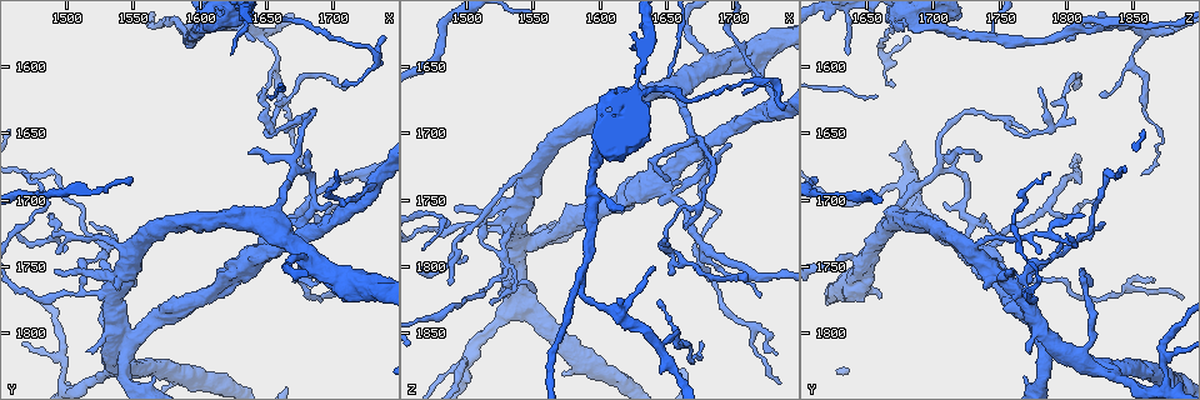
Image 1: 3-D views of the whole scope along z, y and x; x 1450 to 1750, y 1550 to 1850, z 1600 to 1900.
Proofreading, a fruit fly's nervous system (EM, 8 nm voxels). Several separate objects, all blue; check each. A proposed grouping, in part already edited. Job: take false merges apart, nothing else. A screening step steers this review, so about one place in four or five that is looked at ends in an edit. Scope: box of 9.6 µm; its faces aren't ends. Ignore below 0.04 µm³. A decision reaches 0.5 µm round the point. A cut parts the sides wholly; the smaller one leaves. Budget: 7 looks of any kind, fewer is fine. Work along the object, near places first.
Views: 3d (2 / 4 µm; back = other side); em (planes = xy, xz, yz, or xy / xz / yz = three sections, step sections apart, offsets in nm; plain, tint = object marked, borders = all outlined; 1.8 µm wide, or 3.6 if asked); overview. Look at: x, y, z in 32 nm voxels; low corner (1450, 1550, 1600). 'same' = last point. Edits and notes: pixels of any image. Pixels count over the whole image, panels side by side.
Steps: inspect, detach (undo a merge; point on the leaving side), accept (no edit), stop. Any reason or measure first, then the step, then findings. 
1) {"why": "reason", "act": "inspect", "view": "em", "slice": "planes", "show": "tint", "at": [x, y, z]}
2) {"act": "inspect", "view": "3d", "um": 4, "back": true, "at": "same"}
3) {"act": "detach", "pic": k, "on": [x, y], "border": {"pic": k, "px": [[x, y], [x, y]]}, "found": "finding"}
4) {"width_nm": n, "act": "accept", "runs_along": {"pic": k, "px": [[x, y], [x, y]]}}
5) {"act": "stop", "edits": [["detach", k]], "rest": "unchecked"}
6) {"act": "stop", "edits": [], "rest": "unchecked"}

{"why": "three-way junction", "act": "inspect", "view": "em", "slice": "xy", "step": 4, "show": "tint", "at": [1588, 1570, 1810]}

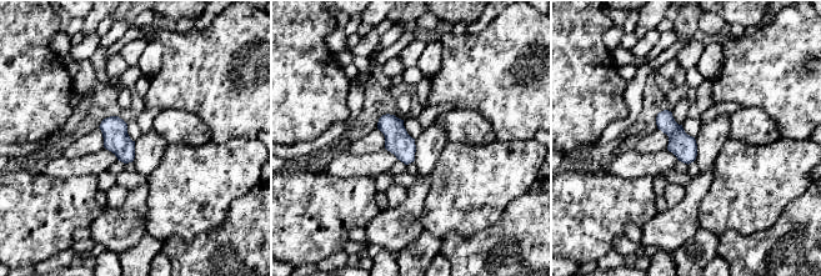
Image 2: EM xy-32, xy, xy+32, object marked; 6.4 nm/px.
{"why": "another direction", "act": "inspect", "view": "em", "slice": "xz", "step": 16, "show": "borders", "at": "same"}

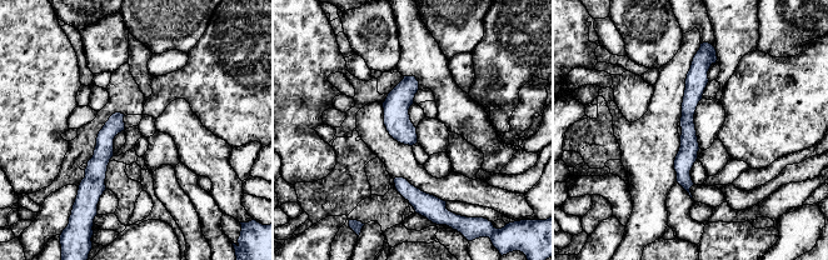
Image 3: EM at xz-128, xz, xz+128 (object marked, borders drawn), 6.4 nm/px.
{"width_nm": 80, "act": "accept", "runs_along": {"pic": 3, "px": [[697, 58], [687, 186]]}, "found": "one neuron here"}

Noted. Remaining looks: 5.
{"why": "closes a loop", "act": "inspect", "view": "em", "slice": "xy", "step": 8, "show": "tint", "at": [1666, 1686, 1696]}

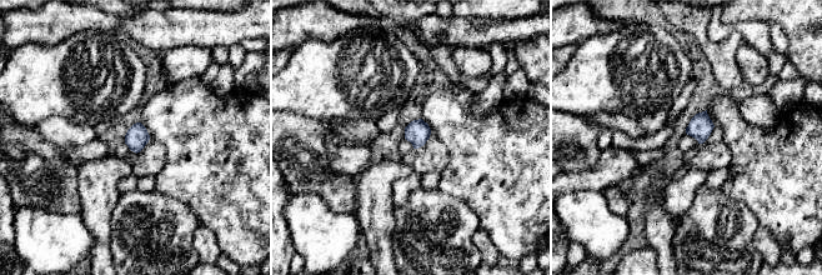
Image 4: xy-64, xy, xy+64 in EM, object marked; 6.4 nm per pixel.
{"act": "inspect", "view": "em", "slice": "planes", "show": "tint", "at": "same"}

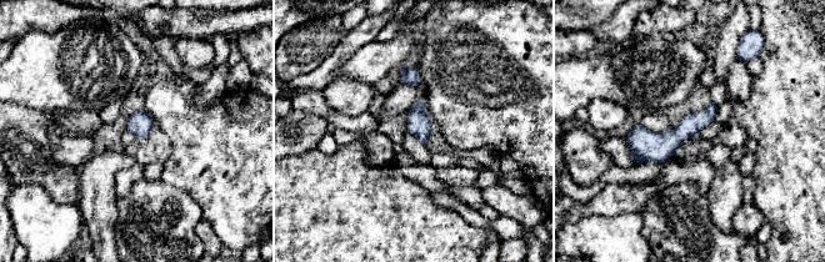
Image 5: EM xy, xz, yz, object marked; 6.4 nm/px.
{"act": "accept", "runs_along": {"pic": 5, "px": [[713, 109], [670, 141], [630, 141]]}, "found": "all the same neuron"}

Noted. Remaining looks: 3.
{"why": "looks like a crossing", "act": "inspect", "view": "3d", "um": 2, "back": true, "at": [1542, 1802, 1784]}

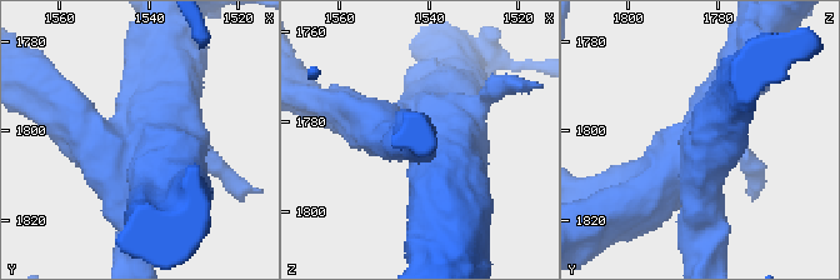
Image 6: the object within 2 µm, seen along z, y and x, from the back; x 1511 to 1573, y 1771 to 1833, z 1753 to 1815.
{"why": "now the EM", "act": "inspect", "view": "em", "slice": "planes", "show": "tint", "at": [1542, 1803, 1784]}

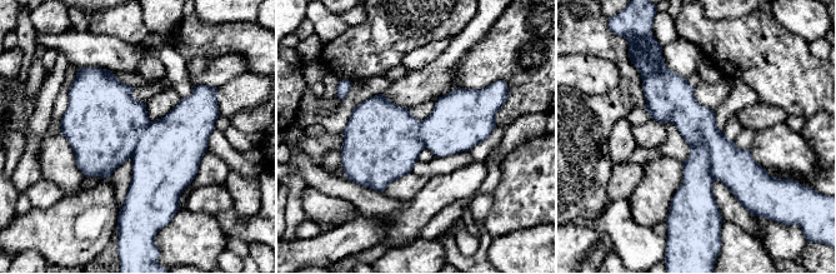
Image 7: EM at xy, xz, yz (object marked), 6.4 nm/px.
{"act": "detach", "pic": 7, "on": [695, 193], "border": {"pic": 7, "px": [[690, 145], [706, 149], [714, 180]]}, "found": "a second neuron is stuck on"}

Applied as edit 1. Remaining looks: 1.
{"act": "stop", "edits": [["detach", 7]], "rest": "unchecked"}

